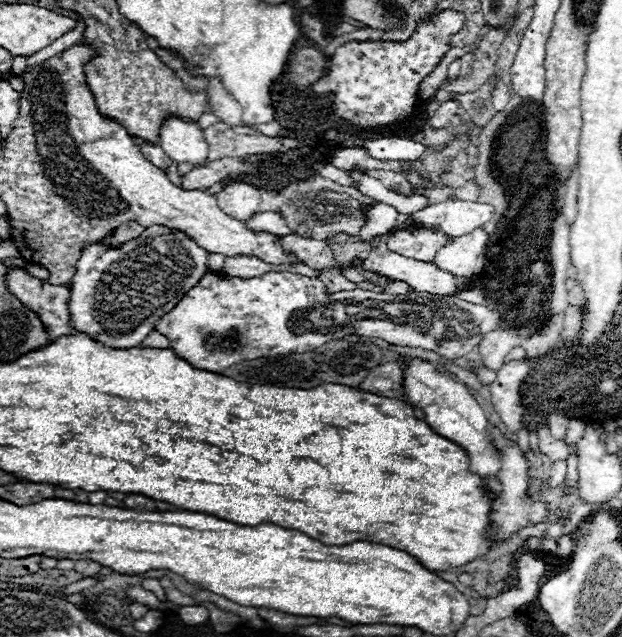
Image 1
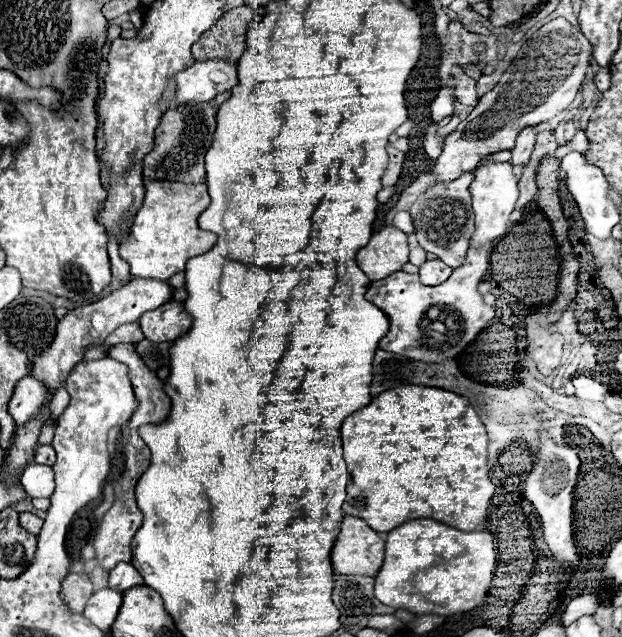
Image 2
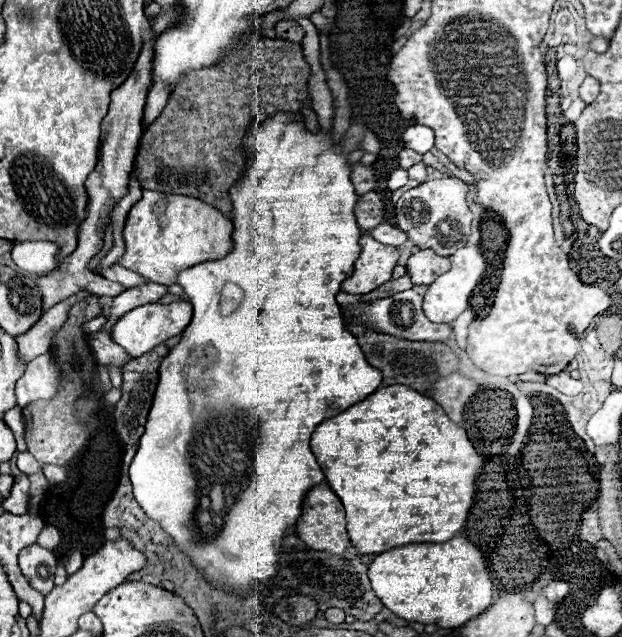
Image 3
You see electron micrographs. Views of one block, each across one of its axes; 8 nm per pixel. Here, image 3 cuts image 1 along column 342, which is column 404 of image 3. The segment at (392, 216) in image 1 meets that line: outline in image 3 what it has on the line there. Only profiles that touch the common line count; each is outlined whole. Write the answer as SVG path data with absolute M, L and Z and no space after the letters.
M382 222L374 228L370 228L368 232L372 238L376 238L380 244L386 244L386 246L400 246L406 242L406 234L388 222Z

